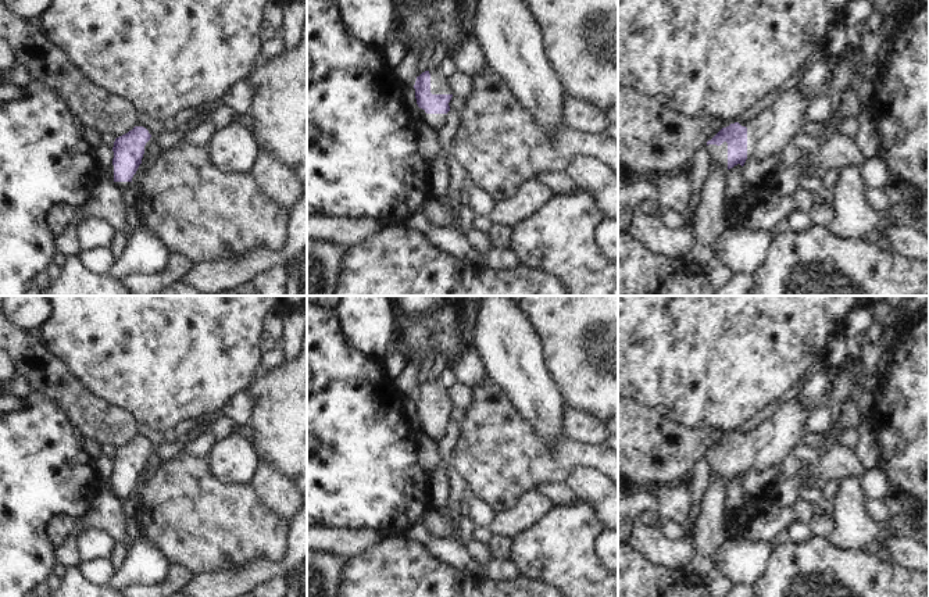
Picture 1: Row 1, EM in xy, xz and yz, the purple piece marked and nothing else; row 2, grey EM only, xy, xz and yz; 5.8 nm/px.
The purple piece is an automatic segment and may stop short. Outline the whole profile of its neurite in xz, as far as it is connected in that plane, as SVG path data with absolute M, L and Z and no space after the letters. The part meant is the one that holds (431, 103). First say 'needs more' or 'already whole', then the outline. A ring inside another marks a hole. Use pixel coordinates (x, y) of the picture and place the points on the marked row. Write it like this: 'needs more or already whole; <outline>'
needs more; M430 68L417 76L414 89L421 121L435 131L439 129L450 111L449 103L453 97L447 78L439 69Z

